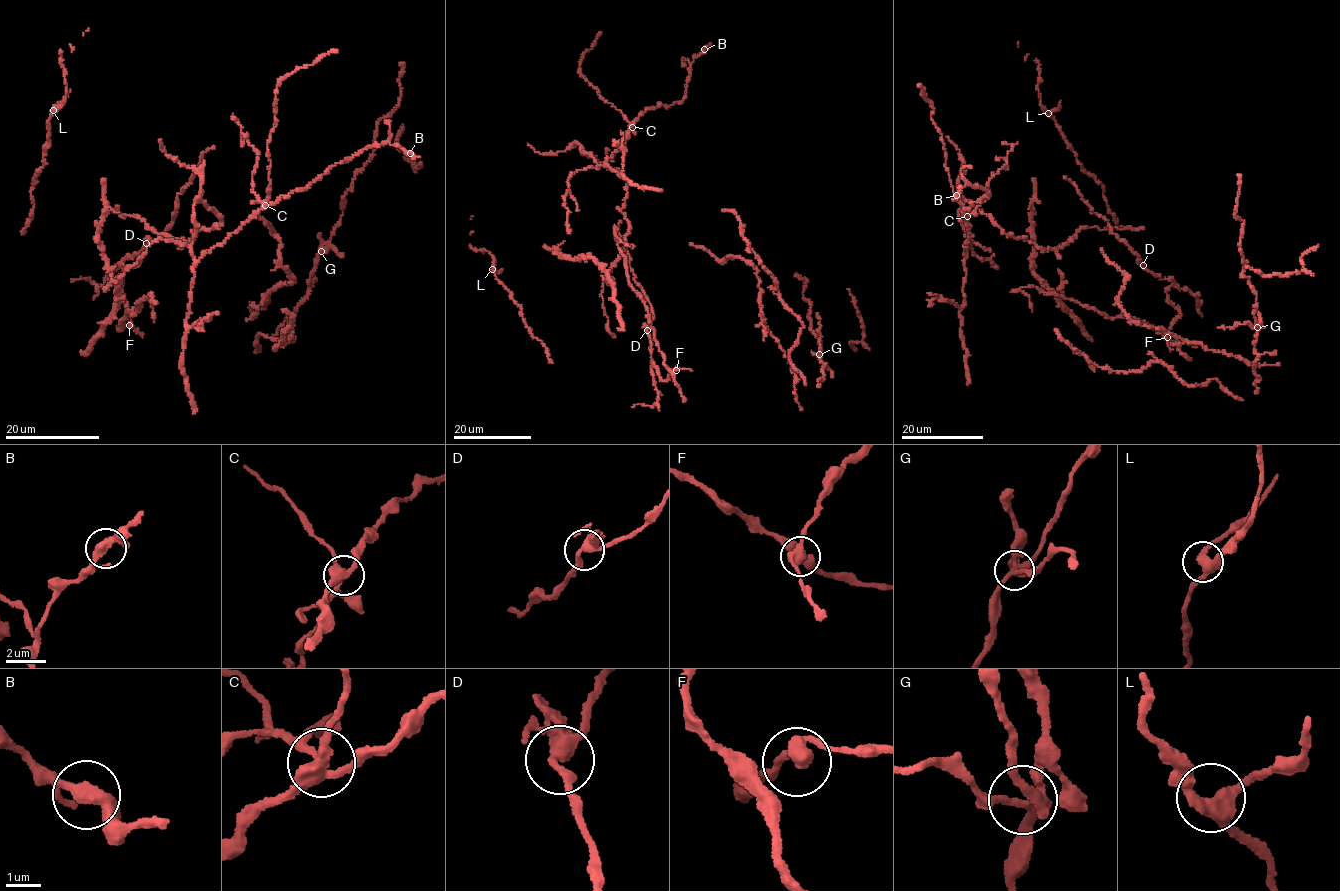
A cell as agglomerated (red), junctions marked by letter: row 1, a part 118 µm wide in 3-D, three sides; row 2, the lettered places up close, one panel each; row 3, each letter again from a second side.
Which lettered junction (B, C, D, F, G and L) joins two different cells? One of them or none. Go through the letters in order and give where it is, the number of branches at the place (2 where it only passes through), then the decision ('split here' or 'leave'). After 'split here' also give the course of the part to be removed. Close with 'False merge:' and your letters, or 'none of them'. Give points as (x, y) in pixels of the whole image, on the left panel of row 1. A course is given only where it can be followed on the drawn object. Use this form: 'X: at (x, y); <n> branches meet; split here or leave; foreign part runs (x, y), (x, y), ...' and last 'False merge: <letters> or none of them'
B: at (410, 153); 3 branches meet; leave
C: at (265, 205); 4 branches meet; split here; foreign part runs (265, 204), (269, 193), (267, 142), (276, 124), (276, 86), (294, 71), (338, 49)
D: at (146, 243); 4 branches meet; leave
F: at (129, 325); 3 branches meet; leave
G: at (321, 251); 4 branches meet; leave
L: at (53, 110); 3 branches meet; leave
False merge: C

